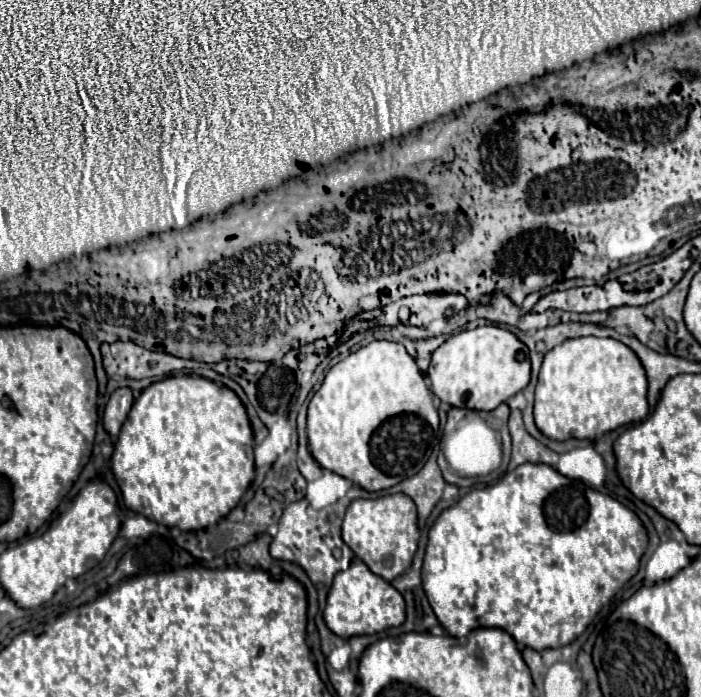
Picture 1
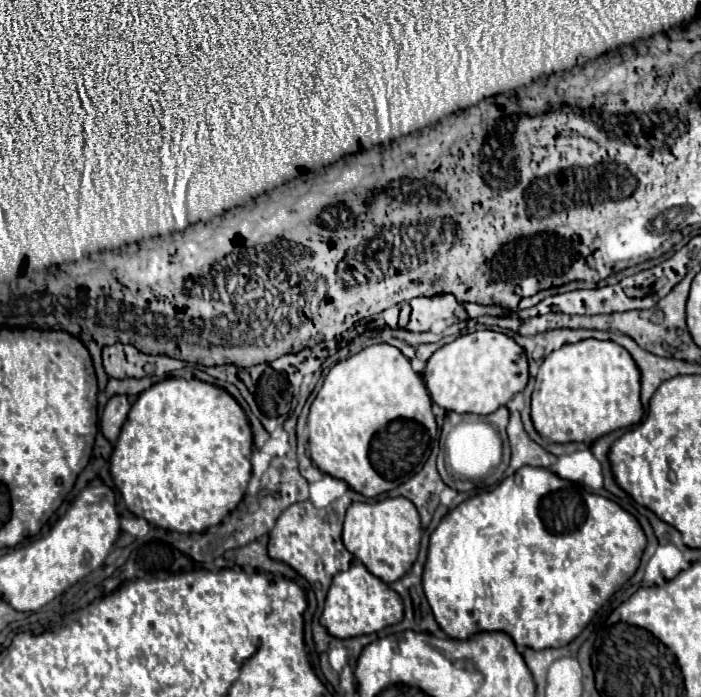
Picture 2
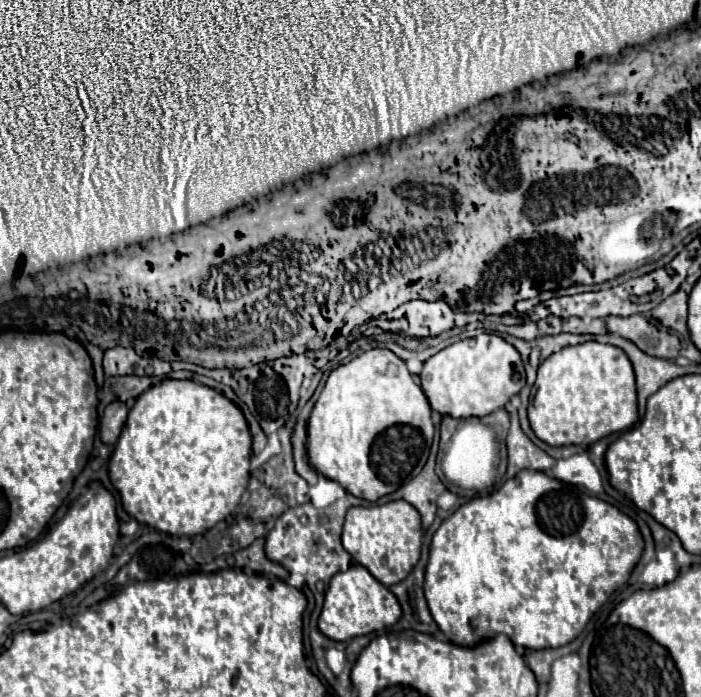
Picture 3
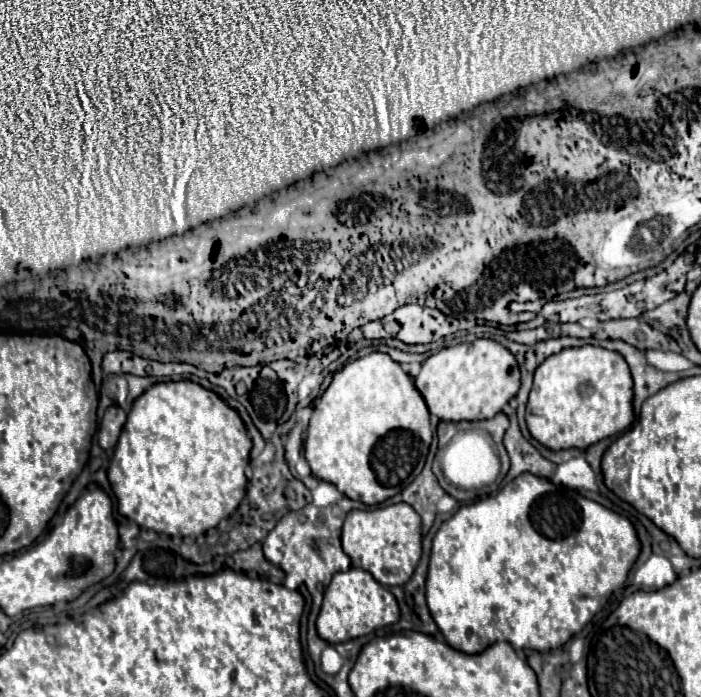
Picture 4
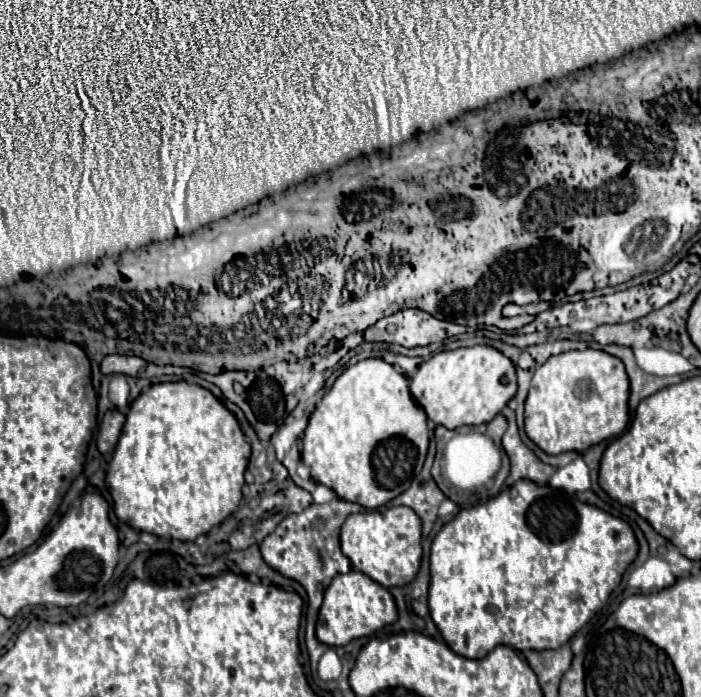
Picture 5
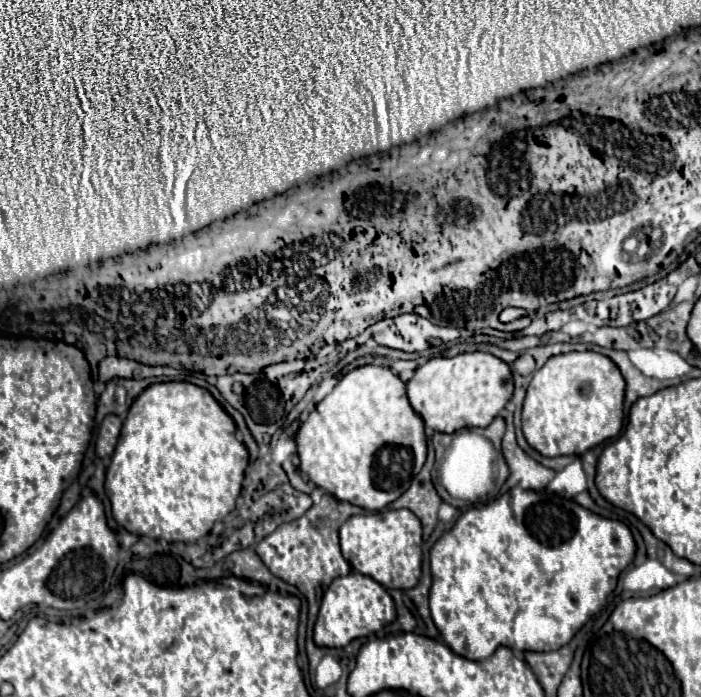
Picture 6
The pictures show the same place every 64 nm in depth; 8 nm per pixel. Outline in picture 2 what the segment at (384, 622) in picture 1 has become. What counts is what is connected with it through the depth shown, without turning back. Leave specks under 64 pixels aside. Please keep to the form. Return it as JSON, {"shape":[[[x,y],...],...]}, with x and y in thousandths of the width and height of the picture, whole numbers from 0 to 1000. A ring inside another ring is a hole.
{"shape":[[[505,803],[494,821],[482,821],[474,829],[462,878],[456,884],[456,895],[468,904],[471,912],[491,918],[491,915],[539,907],[551,898],[571,892],[573,884],[576,884],[576,869],[573,869],[571,855],[542,829],[531,826],[516,806]]]}

